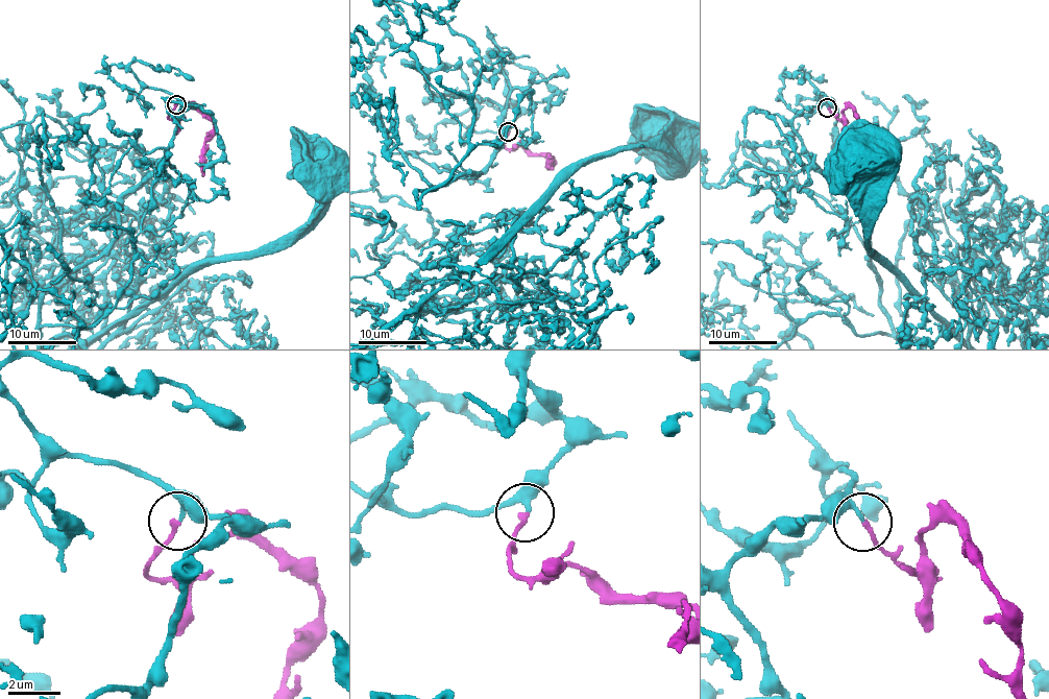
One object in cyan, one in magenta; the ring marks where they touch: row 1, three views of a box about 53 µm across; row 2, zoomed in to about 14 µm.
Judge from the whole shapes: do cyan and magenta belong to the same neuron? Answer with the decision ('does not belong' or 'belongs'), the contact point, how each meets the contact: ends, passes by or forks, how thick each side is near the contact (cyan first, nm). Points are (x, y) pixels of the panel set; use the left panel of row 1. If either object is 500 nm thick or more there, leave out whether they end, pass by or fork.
belongs; place (176, 104); cyan ends; magenta ends; calibres 190 and 180 nm

